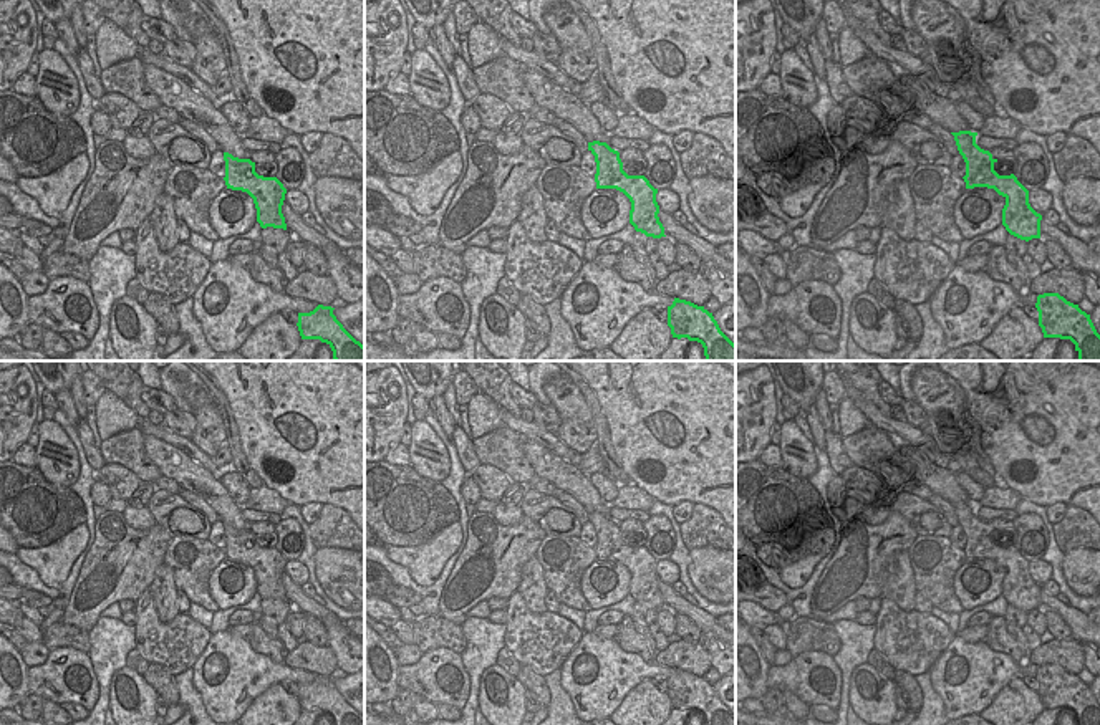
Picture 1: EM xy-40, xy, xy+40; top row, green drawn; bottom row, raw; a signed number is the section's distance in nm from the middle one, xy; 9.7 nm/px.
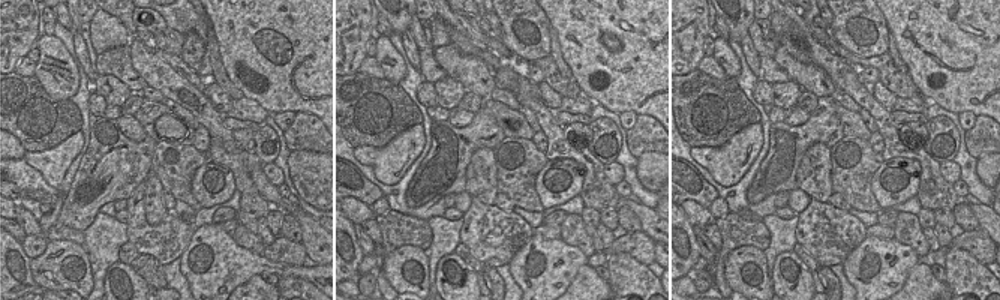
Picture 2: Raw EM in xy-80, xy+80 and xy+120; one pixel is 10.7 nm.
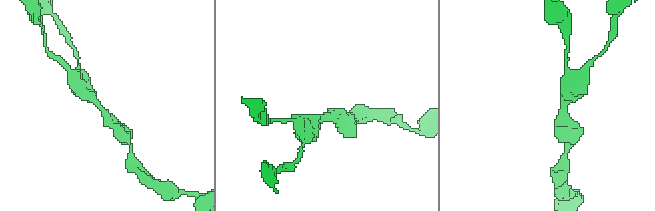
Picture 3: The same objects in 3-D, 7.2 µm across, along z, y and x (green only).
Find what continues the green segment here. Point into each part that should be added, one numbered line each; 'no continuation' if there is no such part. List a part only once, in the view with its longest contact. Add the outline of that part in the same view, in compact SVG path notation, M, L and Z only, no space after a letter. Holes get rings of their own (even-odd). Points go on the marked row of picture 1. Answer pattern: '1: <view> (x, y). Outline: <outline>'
no continuation.

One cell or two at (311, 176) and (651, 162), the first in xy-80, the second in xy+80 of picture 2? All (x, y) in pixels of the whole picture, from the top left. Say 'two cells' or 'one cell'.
one cell

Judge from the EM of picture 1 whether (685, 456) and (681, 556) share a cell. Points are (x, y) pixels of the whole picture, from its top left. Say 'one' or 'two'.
two

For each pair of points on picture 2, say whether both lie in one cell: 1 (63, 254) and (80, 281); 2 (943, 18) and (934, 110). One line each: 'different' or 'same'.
1: same
2: different

